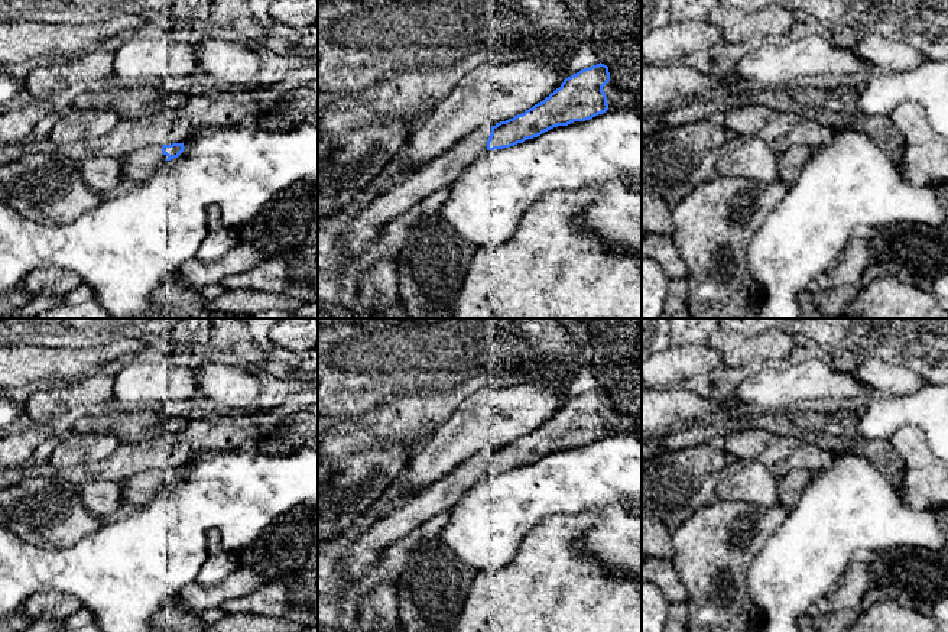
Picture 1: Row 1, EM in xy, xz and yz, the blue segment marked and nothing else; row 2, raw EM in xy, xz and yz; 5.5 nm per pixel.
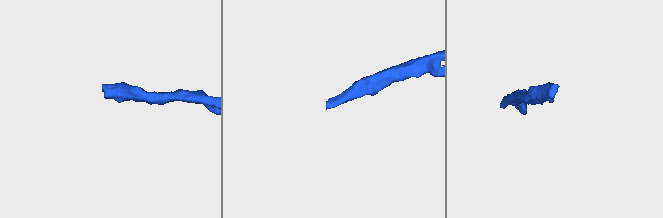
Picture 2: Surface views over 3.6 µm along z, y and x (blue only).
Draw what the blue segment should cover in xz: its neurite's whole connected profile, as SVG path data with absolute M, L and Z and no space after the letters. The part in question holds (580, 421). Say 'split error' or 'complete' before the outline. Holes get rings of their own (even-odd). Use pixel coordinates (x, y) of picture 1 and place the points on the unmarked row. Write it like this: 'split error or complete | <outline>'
split error | M597 388L564 403L559 412L522 438L496 450L483 450L460 463L442 479L395 508L363 534L338 574L338 589L361 583L384 555L384 550L412 529L448 511L460 495L487 474L510 471L574 445L585 445L608 434L603 411L610 405L608 390Z

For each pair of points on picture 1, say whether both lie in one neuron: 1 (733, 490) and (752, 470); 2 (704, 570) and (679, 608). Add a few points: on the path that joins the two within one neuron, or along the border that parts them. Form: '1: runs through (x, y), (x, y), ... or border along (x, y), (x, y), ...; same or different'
1: runs through (737, 486), (749, 475); same
2: border along (684, 602), (688, 616); different

